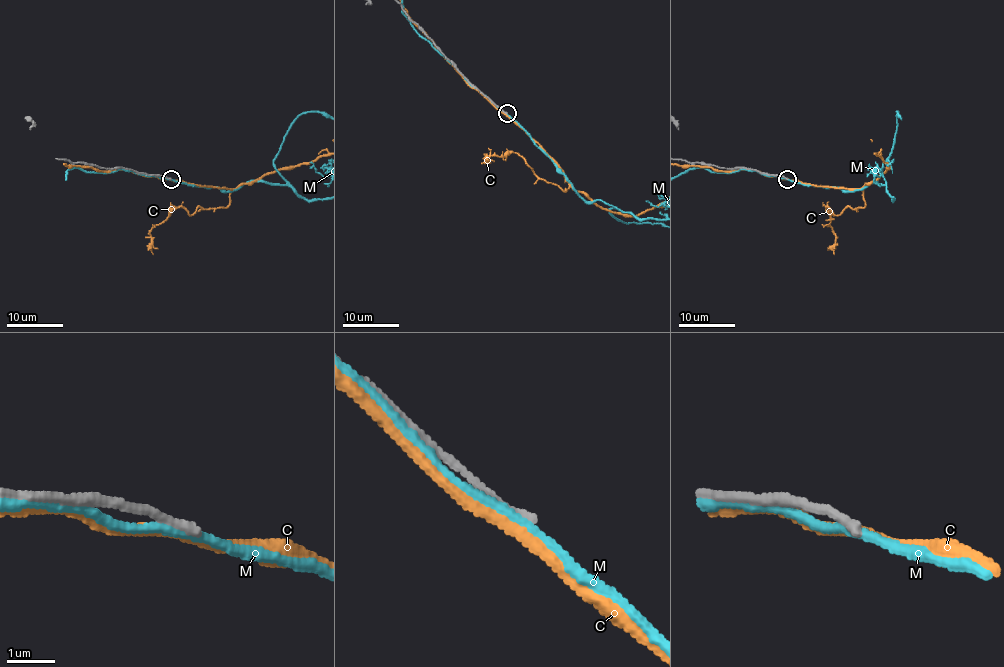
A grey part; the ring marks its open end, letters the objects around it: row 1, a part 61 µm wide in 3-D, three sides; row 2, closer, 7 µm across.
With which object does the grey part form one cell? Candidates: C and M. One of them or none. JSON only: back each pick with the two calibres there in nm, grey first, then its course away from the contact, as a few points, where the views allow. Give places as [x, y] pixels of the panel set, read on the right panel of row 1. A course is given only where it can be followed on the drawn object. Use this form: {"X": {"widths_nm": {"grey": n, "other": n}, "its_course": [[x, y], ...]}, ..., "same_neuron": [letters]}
{"same_neuron": []}

